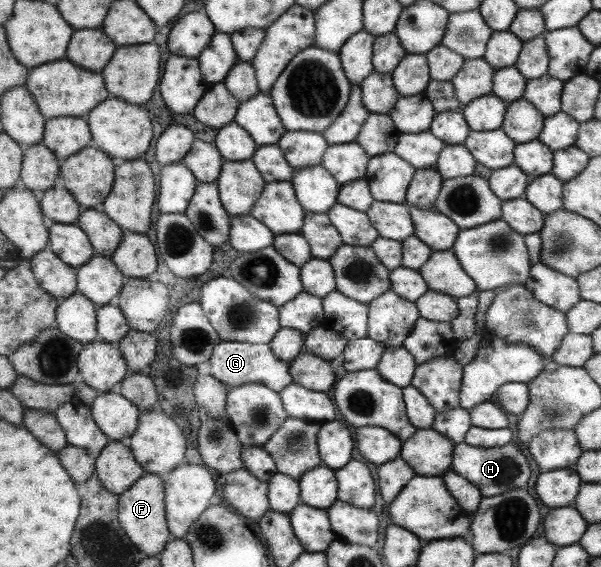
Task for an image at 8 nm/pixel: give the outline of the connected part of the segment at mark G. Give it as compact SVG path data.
M220 341L209 357L209 375L228 388L246 383L260 383L279 393L292 382L288 372L288 362L275 357L267 344L251 344L237 341Z

